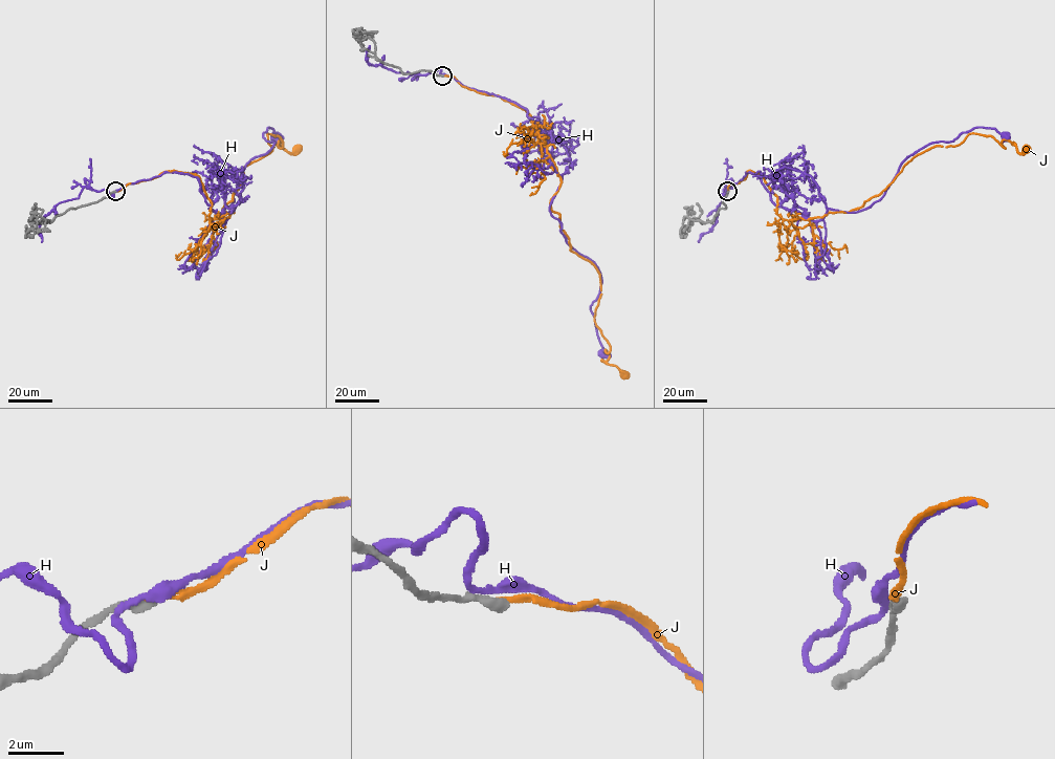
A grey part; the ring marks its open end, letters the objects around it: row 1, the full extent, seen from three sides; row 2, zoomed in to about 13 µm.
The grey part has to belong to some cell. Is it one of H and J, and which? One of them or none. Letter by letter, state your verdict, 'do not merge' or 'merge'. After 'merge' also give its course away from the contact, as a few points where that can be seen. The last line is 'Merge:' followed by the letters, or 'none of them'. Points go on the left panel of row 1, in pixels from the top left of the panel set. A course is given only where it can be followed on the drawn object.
H: do not merge
J: merge; course (115, 192), (167, 171), (195, 174), (209, 219), (224, 219), (243, 169), (272, 150), (267, 133), (297, 148)
Merge: J

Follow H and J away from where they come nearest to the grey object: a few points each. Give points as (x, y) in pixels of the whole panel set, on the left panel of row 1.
H: (113, 192), (162, 173), (189, 174), (223, 221), (245, 165), (275, 144), (263, 136), (268, 127), (275, 136)
J: (115, 192), (167, 171), (195, 174), (209, 219), (224, 219), (243, 169), (272, 150), (267, 133), (297, 148)

